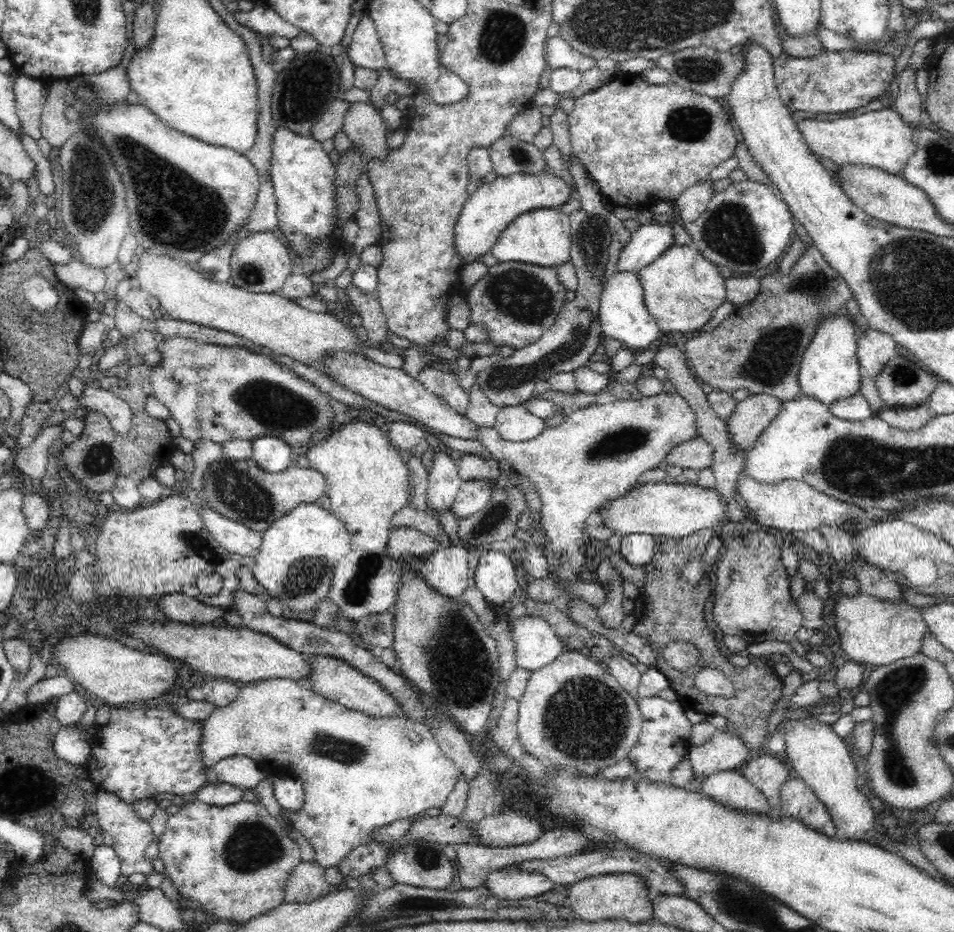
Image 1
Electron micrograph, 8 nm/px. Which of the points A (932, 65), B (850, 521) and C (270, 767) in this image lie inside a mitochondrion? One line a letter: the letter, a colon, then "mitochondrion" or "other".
A: other
B: mitochondrion
C: other

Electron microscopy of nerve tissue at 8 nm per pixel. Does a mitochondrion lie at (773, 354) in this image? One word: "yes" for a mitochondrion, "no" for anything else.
yes

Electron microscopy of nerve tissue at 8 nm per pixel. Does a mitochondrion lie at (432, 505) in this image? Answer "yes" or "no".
no

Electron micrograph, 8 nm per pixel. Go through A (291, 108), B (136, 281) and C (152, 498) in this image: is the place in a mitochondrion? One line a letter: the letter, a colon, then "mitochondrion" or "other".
A: mitochondrion
B: other
C: other

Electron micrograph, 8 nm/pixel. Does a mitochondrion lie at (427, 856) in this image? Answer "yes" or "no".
yes

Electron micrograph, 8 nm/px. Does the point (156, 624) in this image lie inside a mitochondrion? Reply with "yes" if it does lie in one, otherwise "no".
no

